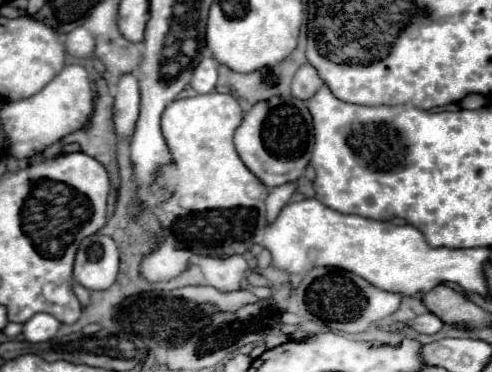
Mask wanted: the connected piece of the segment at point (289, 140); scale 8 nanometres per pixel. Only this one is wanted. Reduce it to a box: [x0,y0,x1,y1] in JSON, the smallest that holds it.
[235,96,313,188]

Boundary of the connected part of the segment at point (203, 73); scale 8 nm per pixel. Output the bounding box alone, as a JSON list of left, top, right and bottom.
[191,58,217,94]

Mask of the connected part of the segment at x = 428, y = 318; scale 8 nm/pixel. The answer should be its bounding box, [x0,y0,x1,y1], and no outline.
[409,314,443,334]

